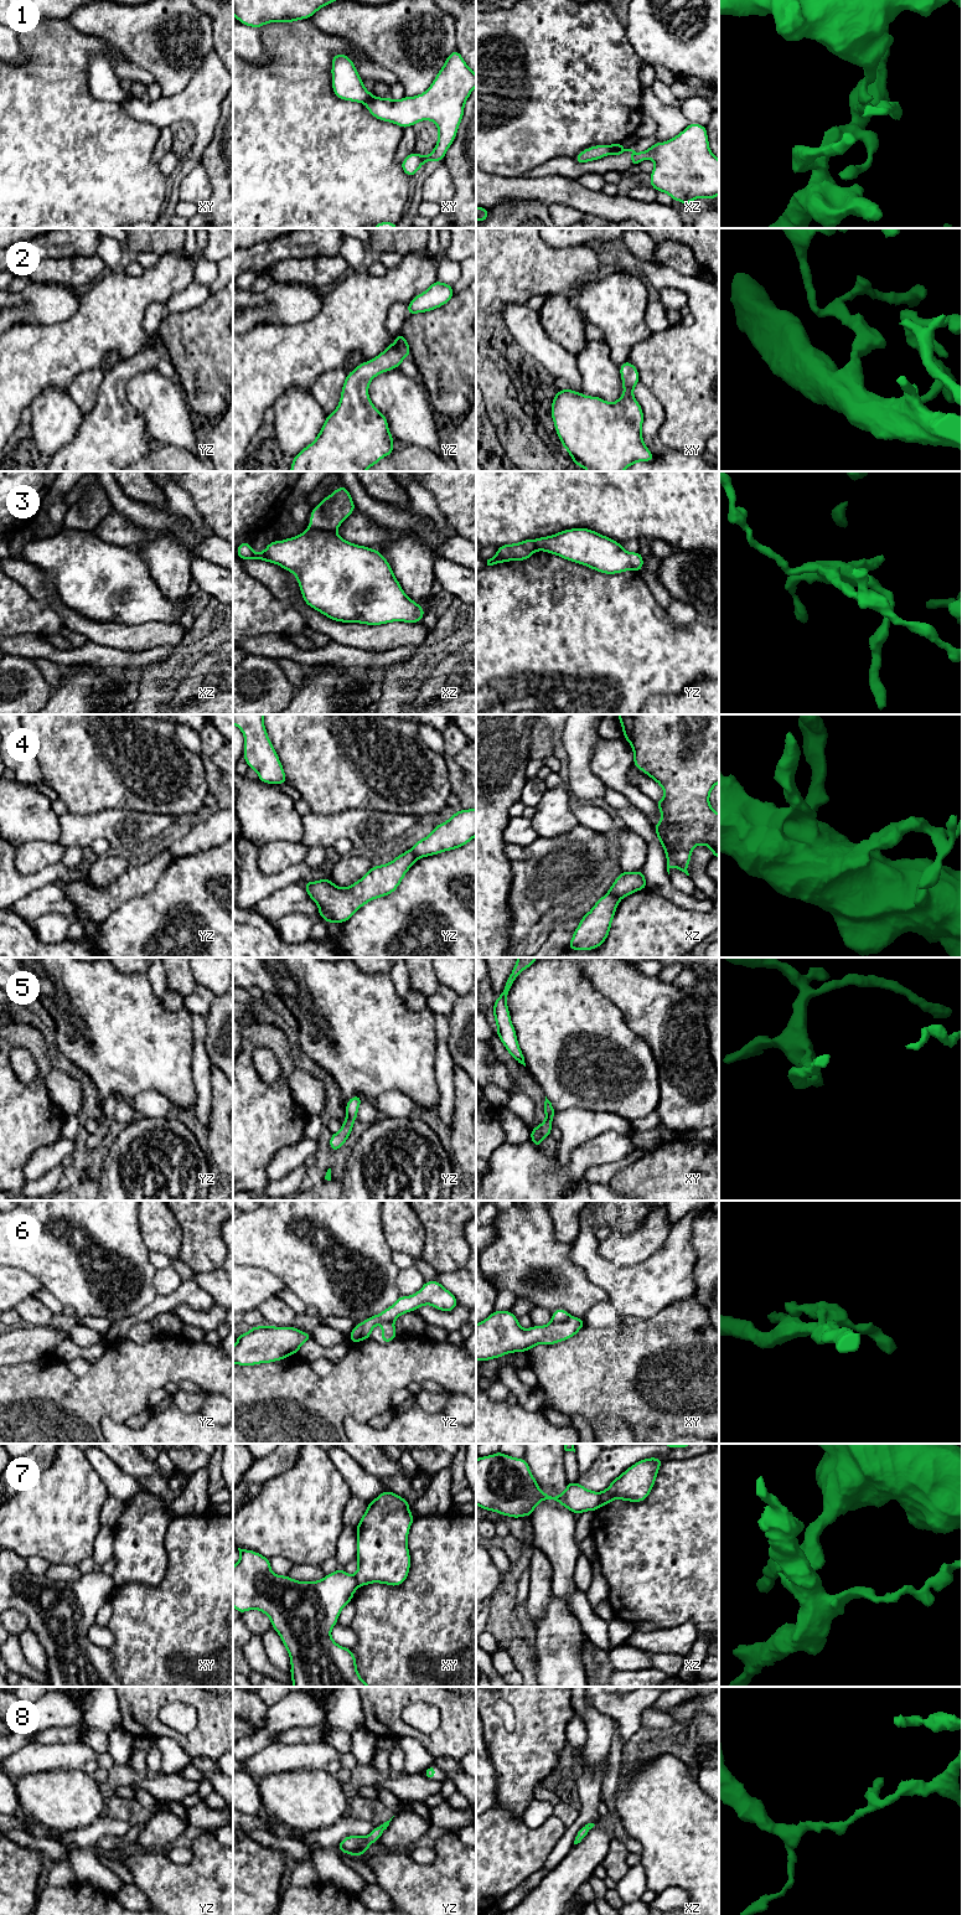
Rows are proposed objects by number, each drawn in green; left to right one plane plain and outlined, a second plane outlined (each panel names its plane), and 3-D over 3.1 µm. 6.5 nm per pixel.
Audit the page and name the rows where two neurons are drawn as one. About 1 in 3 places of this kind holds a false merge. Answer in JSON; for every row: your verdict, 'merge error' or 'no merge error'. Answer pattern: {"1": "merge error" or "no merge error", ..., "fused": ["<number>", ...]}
{"1": "merge error", "2": "no merge error", "3": "merge error", "4": "merge error", "5": "no merge error", "6": "merge error", "7": "merge error", "8": "no merge error", "fused": ["1", "3", "4", "6", "7"]}

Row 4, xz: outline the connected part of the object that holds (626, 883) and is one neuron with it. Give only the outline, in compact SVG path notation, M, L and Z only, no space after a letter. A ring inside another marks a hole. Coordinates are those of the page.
M642 869L629 873L621 871L620 876L615 879L612 886L609 888L609 894L614 894L619 898L627 897L637 891L647 887L646 878Z

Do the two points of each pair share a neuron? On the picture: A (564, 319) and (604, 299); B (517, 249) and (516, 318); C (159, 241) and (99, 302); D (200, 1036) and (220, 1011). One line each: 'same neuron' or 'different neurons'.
A: different neurons
B: different neurons
C: different neurons
D: different neurons

